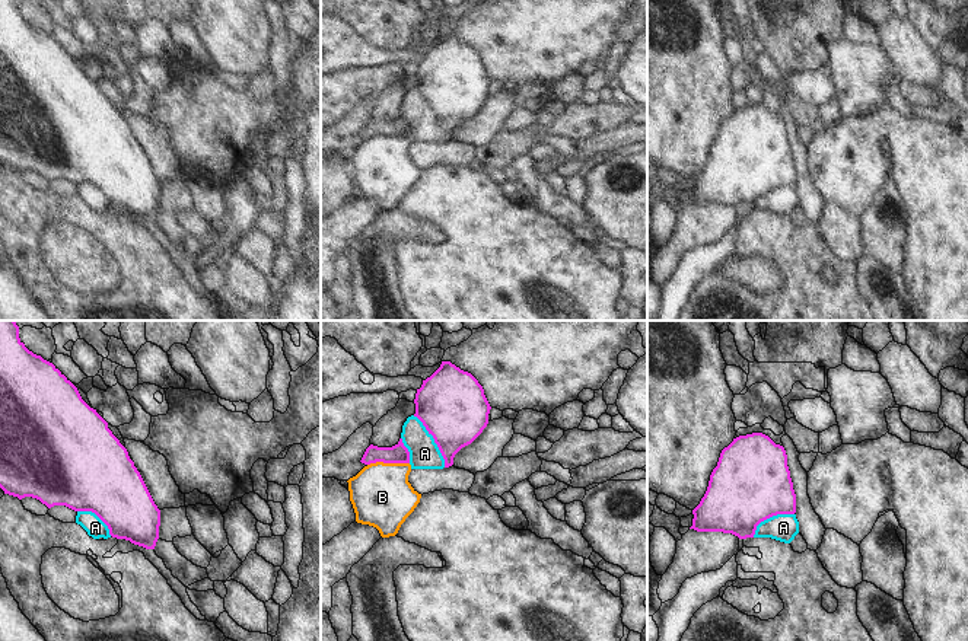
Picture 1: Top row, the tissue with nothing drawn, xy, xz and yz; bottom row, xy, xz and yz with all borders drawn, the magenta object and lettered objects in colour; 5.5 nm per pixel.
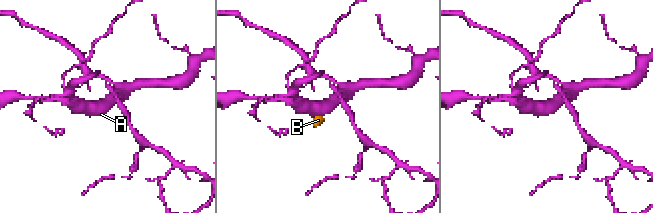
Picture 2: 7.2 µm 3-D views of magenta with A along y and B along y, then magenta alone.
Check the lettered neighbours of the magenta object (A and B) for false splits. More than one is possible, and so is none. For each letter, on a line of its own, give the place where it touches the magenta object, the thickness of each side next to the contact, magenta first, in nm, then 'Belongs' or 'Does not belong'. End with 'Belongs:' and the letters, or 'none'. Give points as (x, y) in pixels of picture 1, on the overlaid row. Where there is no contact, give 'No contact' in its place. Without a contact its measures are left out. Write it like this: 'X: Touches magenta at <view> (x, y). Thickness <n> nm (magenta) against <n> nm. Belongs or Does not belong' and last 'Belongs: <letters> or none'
A: Touches magenta at xz (435, 440). Thickness 380 nm (magenta) against 160 nm. Does not belong
B: Touches magenta at xz (388, 462). Thickness 110 nm (magenta) against 340 nm. Does not belong
Belongs: none

